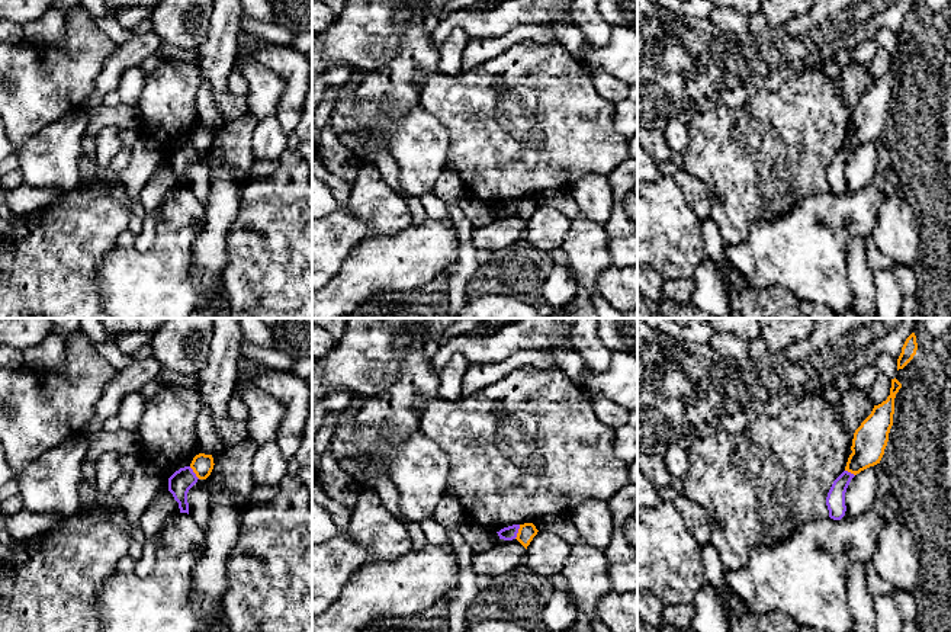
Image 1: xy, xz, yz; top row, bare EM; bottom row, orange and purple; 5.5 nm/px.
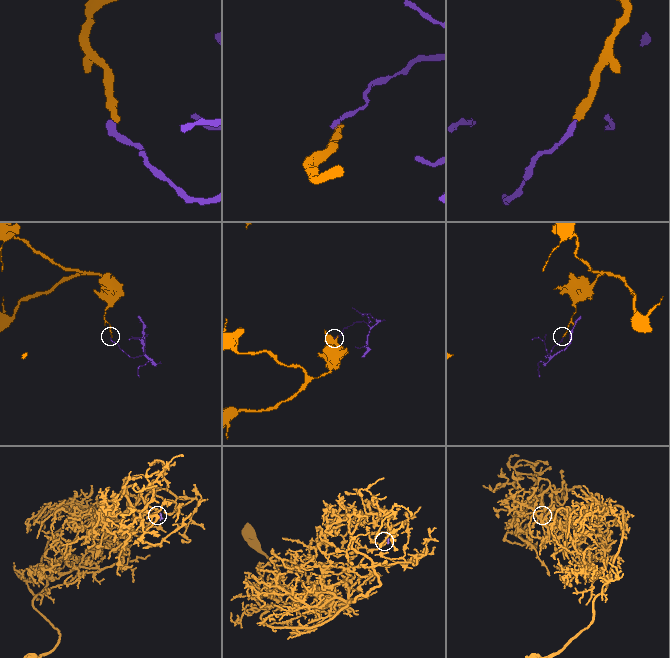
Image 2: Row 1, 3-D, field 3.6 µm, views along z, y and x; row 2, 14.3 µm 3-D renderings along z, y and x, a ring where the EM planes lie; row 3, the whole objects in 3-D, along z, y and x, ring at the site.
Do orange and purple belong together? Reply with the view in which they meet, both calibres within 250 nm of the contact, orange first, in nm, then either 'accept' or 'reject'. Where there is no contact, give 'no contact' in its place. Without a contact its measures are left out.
meets orange in xz; 90 nm thick on the orange side, 80 nm on the other; reject

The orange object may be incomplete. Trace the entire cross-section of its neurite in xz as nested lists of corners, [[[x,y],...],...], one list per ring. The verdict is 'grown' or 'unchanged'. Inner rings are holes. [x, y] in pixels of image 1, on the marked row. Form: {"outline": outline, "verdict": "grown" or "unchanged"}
{"outline": [[[533,523],[520,524],[517,540],[527,549],[533,538],[537,535],[537,529]]], "verdict": "unchanged"}

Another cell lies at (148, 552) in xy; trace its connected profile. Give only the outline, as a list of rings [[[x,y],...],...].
[[[148,539],[144,542],[142,549],[142,562],[139,564],[138,572],[142,575],[148,575],[155,565],[155,540]]]

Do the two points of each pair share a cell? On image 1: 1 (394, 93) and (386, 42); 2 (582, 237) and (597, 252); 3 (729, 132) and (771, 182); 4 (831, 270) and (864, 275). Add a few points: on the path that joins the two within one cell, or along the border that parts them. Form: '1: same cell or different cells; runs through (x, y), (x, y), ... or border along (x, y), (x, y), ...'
1: different cells; border along (397, 26), (398, 53), (385, 66), (362, 74)
2: same cell; runs through (585, 240), (594, 249)
3: same cell; runs through (735, 144), (760, 170)
4: different cells; border along (850, 240), (847, 247), (848, 286), (854, 302)

